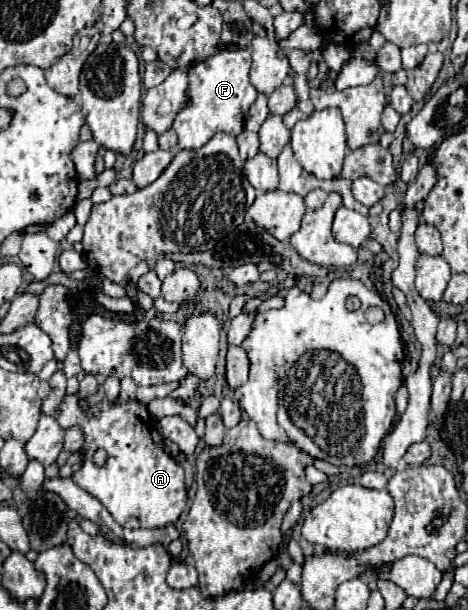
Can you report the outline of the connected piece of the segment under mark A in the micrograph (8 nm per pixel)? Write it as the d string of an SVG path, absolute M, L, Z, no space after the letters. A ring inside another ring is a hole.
M72 393L64 397L56 421L64 431L80 425L84 433L84 453L82 467L72 473L72 481L86 493L98 497L102 505L110 509L110 515L120 527L154 529L166 527L180 517L188 501L184 467L164 451L158 421L150 417L144 403L124 401L120 397L116 401L102 399L96 405L88 405L86 411L80 407L80 393ZM96 449L104 449L108 453L104 467L96 467L92 463Z

